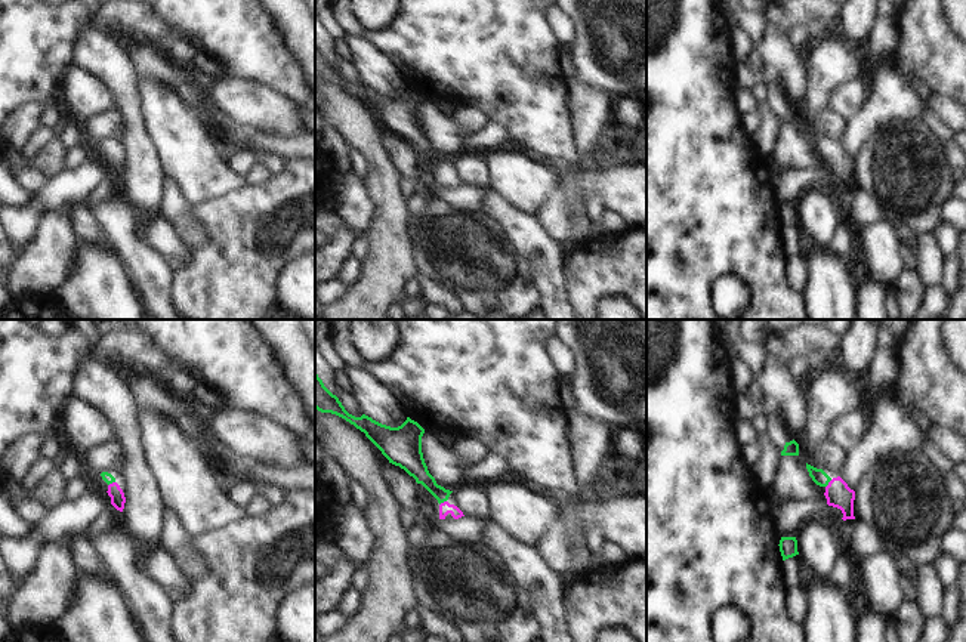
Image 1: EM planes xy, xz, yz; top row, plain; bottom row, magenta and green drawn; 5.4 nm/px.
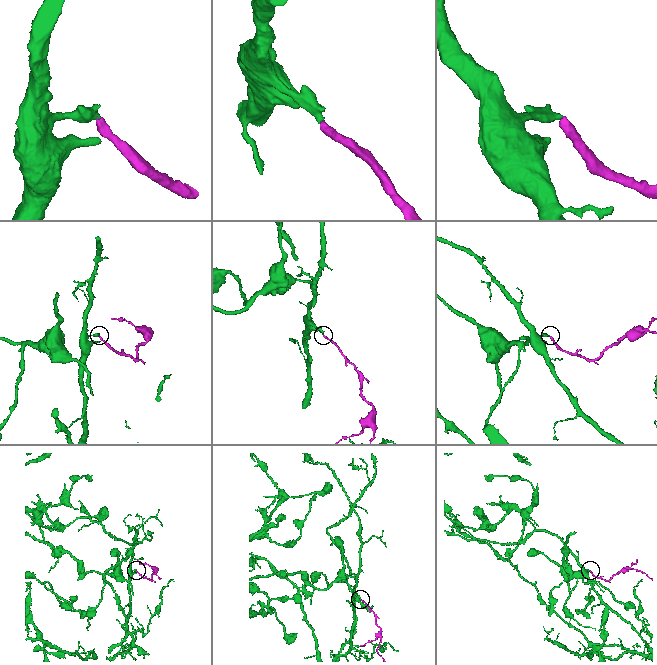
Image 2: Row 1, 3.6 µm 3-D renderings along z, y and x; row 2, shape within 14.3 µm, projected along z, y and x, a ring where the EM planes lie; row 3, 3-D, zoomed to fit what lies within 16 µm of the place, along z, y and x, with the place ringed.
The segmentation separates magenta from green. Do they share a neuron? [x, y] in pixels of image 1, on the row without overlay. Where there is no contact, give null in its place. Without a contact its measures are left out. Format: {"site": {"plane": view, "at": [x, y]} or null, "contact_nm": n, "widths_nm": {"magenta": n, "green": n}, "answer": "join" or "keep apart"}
{"site": {"plane": "yz", "at": [829, 153]}, "contact_nm": 60, "widths_nm": {"magenta": 140, "green": 80}, "answer": "join"}

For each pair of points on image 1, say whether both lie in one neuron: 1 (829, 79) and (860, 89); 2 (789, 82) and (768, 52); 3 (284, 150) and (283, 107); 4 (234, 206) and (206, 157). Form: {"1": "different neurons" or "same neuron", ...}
{"1": "different neurons", "2": "same neuron", "3": "different neurons", "4": "different neurons"}

